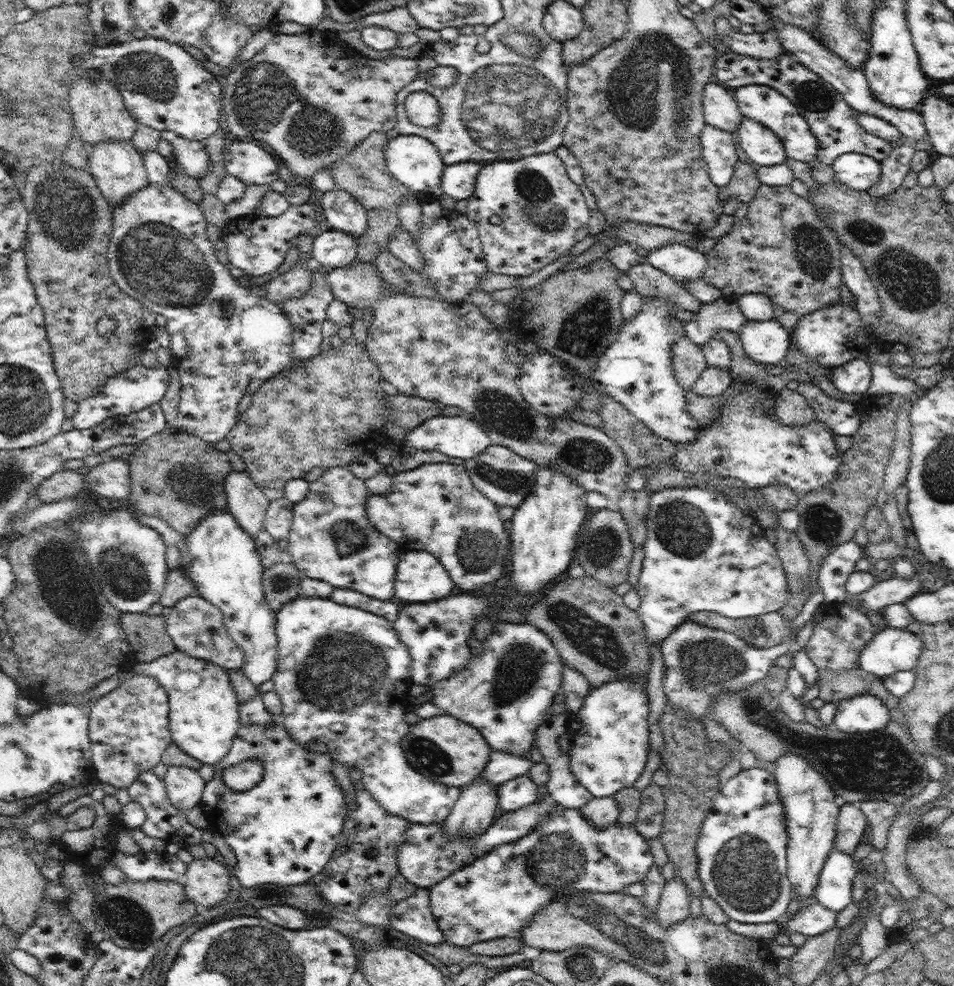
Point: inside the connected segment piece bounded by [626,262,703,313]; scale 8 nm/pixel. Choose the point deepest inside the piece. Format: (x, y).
(649, 281)

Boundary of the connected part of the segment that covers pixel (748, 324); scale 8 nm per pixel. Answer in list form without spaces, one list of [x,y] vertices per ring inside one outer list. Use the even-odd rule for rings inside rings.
[[[746,319],[739,334],[746,355],[756,363],[786,364],[785,358],[792,338],[777,319]]]

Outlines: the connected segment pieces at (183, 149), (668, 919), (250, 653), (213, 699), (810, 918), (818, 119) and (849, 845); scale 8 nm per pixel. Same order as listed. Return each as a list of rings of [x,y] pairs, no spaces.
[[[162,131],[161,137],[172,143],[174,162],[184,168],[188,175],[194,178],[206,176],[210,168],[210,156],[206,153],[200,141],[185,139],[182,135],[172,131]]]
[[[675,877],[667,882],[660,897],[658,908],[655,910],[660,924],[664,927],[670,927],[671,924],[682,922],[682,919],[690,915],[691,898],[684,880]]]
[[[227,508],[206,515],[185,539],[191,558],[187,574],[195,582],[199,594],[222,611],[227,633],[244,651],[245,661],[241,669],[258,689],[260,684],[274,676],[279,650],[275,633],[277,612],[271,610],[265,600],[265,568],[254,539]]]
[[[177,648],[152,662],[139,662],[128,671],[120,671],[99,682],[85,693],[72,693],[64,698],[56,697],[51,704],[87,704],[91,698],[100,699],[112,692],[122,679],[129,674],[152,675],[166,689],[169,696],[169,729],[174,744],[203,764],[215,765],[223,760],[232,746],[234,737],[241,725],[239,717],[239,700],[232,688],[228,670],[200,660]]]
[[[814,900],[806,906],[802,906],[800,910],[780,927],[781,932],[784,929],[802,933],[805,937],[814,937],[827,932],[837,921],[837,912],[827,909],[823,904]]]
[[[731,51],[719,54],[714,71],[716,78],[718,78],[717,82],[725,87],[730,86],[737,89],[740,86],[750,84],[771,86],[798,106],[810,132],[817,136],[819,151],[814,160],[817,163],[831,166],[838,156],[846,153],[865,154],[882,162],[894,148],[892,142],[860,128],[860,124],[856,120],[857,111],[844,100],[844,97],[830,83],[824,81],[821,76],[812,72],[807,66],[800,64],[794,55],[784,53],[776,58],[757,59]]]
[[[846,803],[839,807],[834,847],[851,856],[867,837],[867,820],[859,805]]]

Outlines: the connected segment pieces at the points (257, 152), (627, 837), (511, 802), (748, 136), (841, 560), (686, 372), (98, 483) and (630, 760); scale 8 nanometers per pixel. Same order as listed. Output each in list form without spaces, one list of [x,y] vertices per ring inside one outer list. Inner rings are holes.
[[[230,138],[223,150],[228,173],[251,185],[269,185],[278,179],[278,163],[257,140]]]
[[[558,806],[558,810],[552,812],[528,836],[488,851],[457,873],[447,876],[439,885],[430,887],[429,903],[444,942],[469,948],[472,944],[502,936],[519,937],[521,930],[531,924],[535,914],[554,902],[556,896],[574,894],[580,890],[623,894],[630,884],[644,883],[654,864],[648,840],[632,826],[615,823],[600,830],[582,818],[580,809]]]
[[[521,774],[498,786],[500,812],[510,812],[534,804],[539,799],[538,785],[528,774]]]
[[[743,117],[735,135],[748,158],[760,166],[784,163],[787,156],[780,137],[752,119]]]
[[[849,540],[829,552],[819,572],[819,586],[823,594],[823,604],[844,604],[850,597],[845,589],[848,577],[855,571],[857,562],[863,557],[864,548]]]
[[[682,336],[676,340],[671,356],[678,385],[686,392],[690,391],[707,368],[703,351],[690,338]]]
[[[105,459],[103,464],[83,471],[86,487],[104,498],[122,500],[131,493],[129,464],[124,460]]]
[[[634,679],[605,682],[599,687],[591,688],[580,710],[576,714],[570,713],[572,721],[567,724],[567,732],[571,735],[569,769],[593,797],[612,797],[619,790],[632,787],[640,778],[650,751],[648,714],[650,708],[647,692]]]

